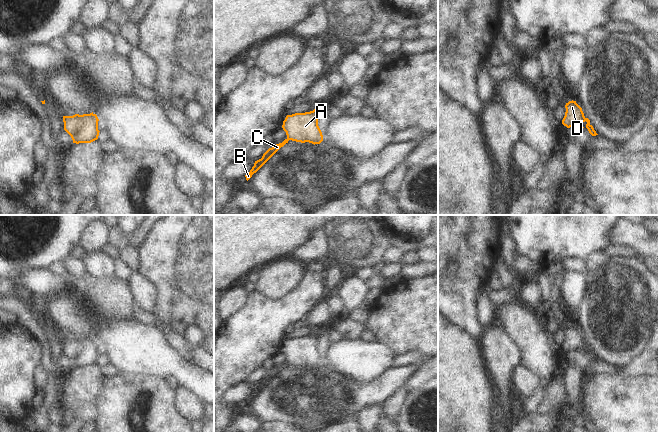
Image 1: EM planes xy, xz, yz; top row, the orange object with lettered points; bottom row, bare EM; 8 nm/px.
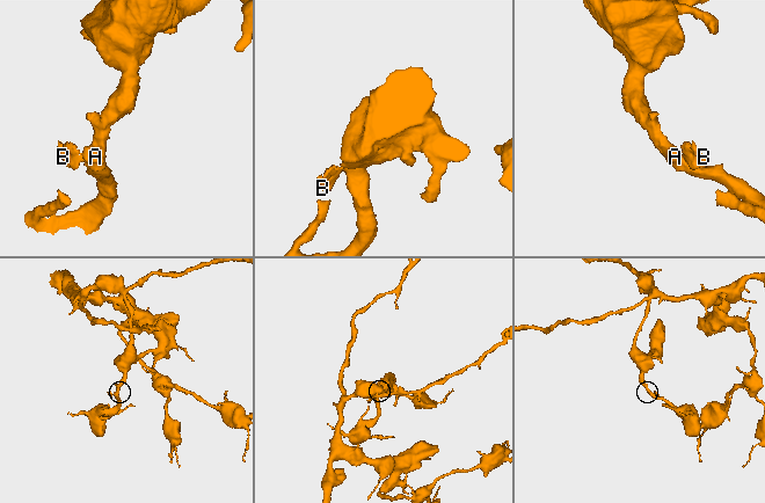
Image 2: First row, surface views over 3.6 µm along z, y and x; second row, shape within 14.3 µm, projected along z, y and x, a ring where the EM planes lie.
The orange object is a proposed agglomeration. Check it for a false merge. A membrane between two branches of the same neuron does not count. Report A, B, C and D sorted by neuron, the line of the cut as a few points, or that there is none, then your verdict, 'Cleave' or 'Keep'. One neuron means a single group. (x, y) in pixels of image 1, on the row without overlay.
Groups: A D / B C. Split along xz (287, 361), (288, 364). Cleave.

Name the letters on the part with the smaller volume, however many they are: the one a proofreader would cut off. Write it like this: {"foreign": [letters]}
{"foreign": ["B", "C"]}

